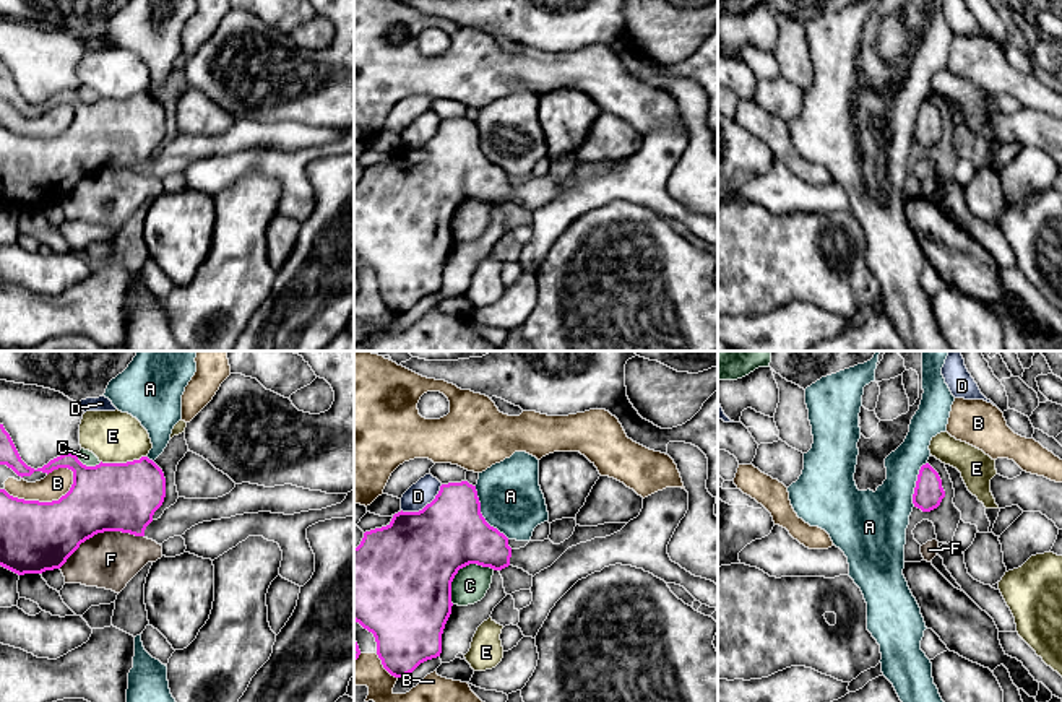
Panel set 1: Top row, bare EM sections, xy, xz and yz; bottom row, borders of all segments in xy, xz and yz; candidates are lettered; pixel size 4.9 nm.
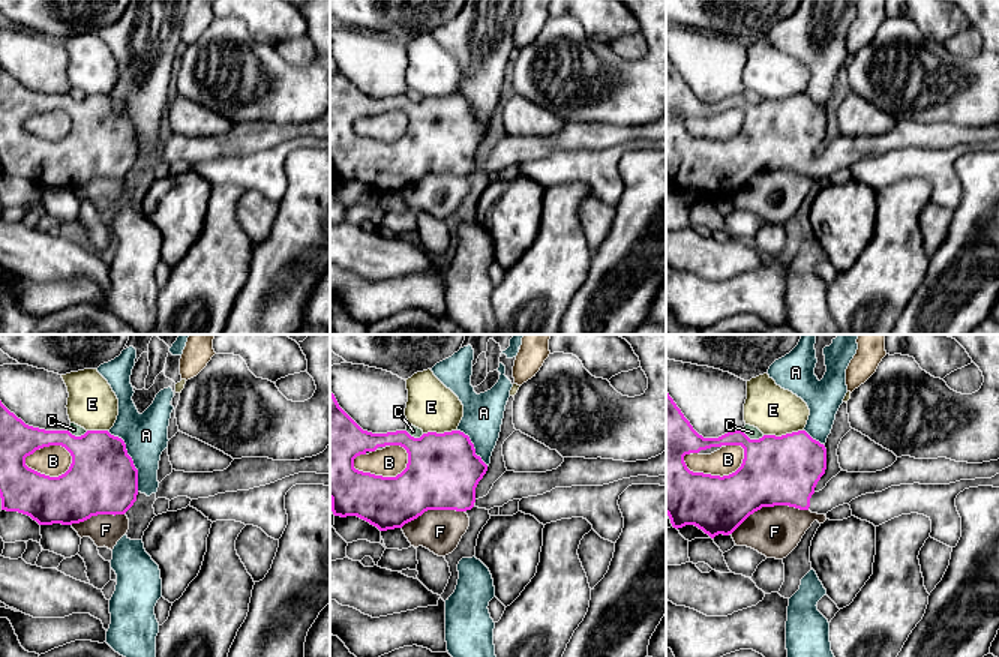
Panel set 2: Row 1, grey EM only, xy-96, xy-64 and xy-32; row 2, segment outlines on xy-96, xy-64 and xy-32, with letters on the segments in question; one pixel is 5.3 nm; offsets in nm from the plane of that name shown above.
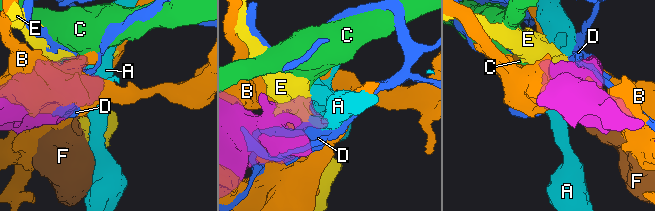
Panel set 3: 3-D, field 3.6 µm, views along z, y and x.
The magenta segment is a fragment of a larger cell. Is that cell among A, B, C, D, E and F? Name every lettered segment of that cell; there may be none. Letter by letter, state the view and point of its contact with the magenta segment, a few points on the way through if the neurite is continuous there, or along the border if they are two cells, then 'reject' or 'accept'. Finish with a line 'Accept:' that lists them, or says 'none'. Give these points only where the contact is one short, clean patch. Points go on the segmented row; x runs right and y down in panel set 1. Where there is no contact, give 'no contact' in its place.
A: xz (481, 515) | reject
B: xy (44, 502) | reject
C: xz (460, 567) | reject
D: xz (426, 506) | reject
E: xy (124, 463) | along xy (146, 455), (137, 460), (101, 462) | reject
F: xy (99, 532) | along xy (143, 535), (98, 532), (86, 538), (59, 567) | reject
Accept: none

